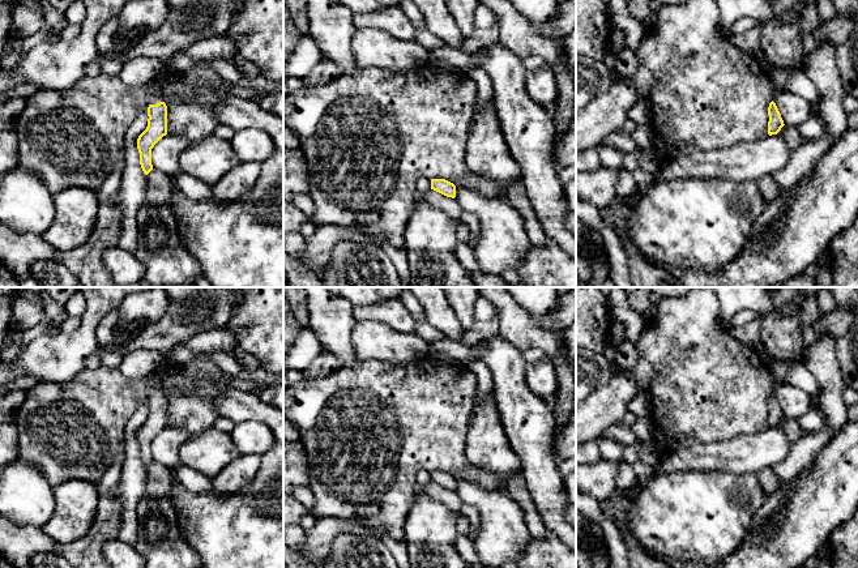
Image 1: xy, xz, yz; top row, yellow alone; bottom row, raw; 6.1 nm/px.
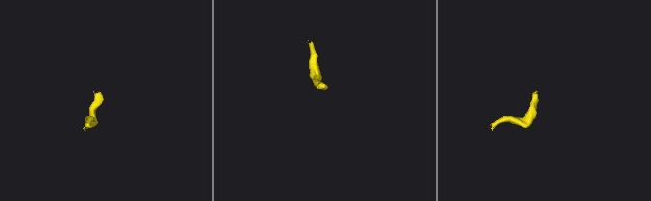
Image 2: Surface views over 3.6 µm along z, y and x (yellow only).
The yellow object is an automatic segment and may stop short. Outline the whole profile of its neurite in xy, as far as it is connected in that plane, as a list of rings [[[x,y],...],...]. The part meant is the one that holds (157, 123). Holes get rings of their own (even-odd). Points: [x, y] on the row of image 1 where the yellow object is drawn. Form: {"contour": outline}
{"contour": [[[153,93],[149,98],[148,127],[137,138],[140,165],[145,175],[153,170],[151,149],[167,134],[167,106],[159,93]]]}

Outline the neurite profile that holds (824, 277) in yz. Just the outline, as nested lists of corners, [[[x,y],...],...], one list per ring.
[[[829,264],[819,269],[815,276],[815,282],[818,287],[831,287],[833,283],[833,273]]]

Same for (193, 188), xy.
[[[180,171],[175,176],[175,181],[180,191],[192,201],[204,201],[212,197],[212,187],[185,172]]]

